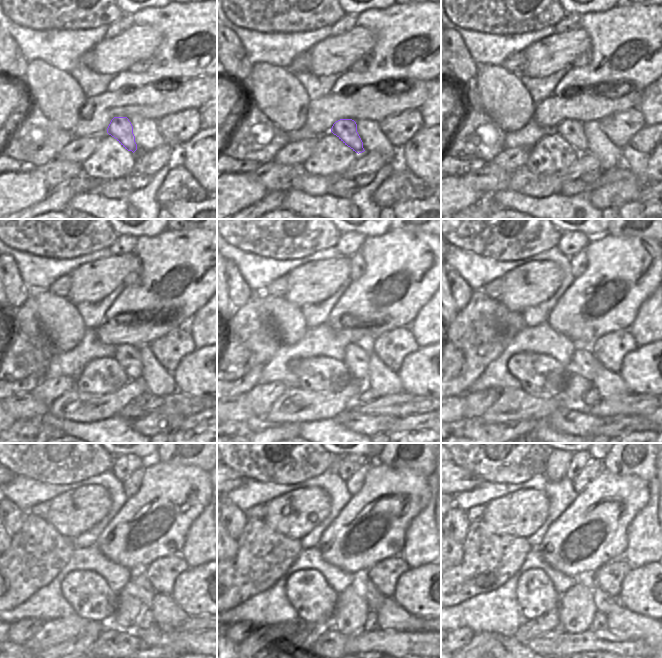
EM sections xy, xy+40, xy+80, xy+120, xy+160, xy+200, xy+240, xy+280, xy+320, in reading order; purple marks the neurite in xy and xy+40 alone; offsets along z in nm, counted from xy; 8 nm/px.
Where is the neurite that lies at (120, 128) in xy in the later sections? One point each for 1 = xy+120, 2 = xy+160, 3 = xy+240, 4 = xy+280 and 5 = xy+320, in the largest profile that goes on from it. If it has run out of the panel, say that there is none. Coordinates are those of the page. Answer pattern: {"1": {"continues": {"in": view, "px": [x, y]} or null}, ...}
{"1": {"continues": {"in": "xy+120", "px": [127, 356]}}, "2": {"continues": {"in": "xy+160", "px": [356, 360]}}, "3": {"continues": {"in": "xy+240", "px": [139, 587]}}, "4": {"continues": {"in": "xy+280", "px": [374, 599]}}, "5": {"continues": {"in": "xy+320", "px": [603, 602]}}}

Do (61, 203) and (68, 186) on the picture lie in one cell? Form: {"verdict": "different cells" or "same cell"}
{"verdict": "same cell"}

